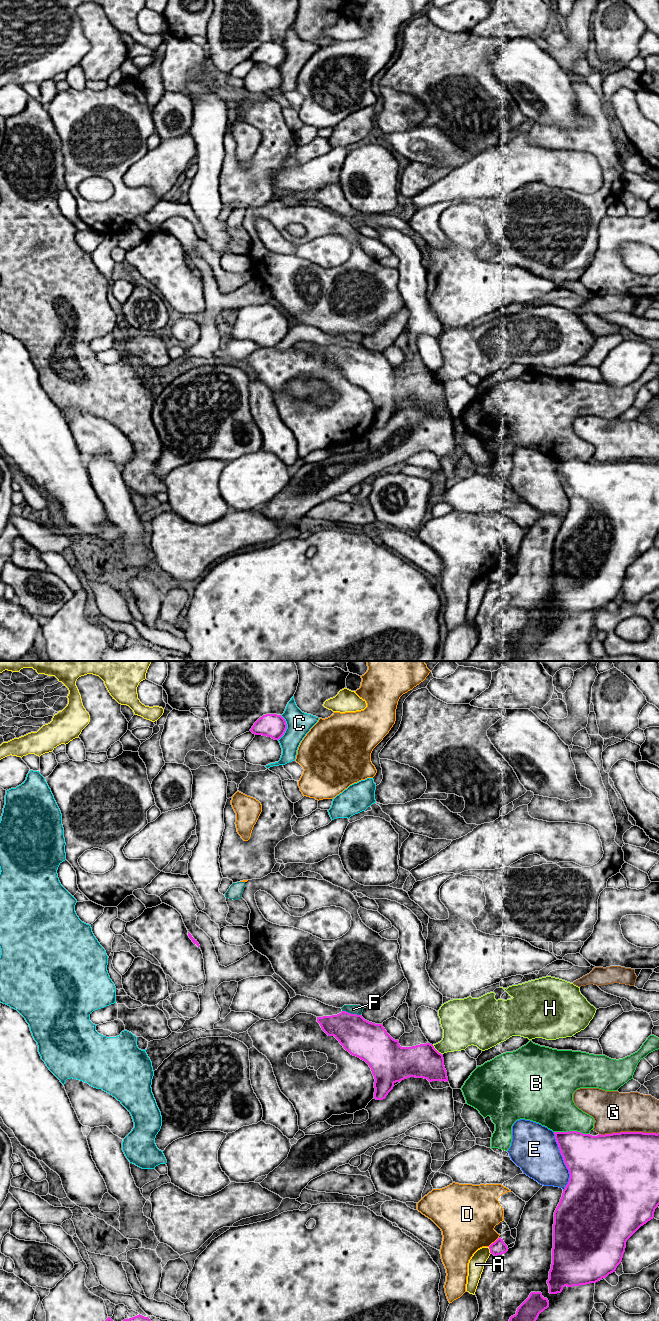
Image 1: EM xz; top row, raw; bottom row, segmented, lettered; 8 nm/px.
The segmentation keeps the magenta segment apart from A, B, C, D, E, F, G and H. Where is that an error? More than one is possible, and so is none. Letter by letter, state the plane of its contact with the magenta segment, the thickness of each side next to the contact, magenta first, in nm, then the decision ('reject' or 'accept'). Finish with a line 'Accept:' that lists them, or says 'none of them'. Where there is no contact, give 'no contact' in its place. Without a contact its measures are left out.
A: xz | 110/130 nm | reject
B: xz | 360/340 nm | reject
C: xz | 190/190 nm | reject
D: xz | 110/420 nm | reject
E: xz | 440/360 nm | reject
F: xz | 300/80 nm | reject
G: xz | 500/320 nm | reject
H: xz | 280/280 nm | reject
Accept: none of them

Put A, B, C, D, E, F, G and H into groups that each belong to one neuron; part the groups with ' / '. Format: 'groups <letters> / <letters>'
groups A / B / C / D F / E / G / H

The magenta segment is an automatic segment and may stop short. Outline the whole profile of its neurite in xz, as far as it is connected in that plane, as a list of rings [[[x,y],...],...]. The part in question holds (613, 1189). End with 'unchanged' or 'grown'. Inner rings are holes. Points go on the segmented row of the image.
[[[569,1131],[554,1132],[554,1134],[564,1163],[569,1170],[570,1178],[554,1212],[552,1264],[549,1271],[549,1279],[547,1280],[550,1294],[561,1293],[565,1286],[573,1287],[596,1283],[602,1278],[606,1278],[609,1274],[615,1272],[617,1266],[622,1261],[627,1240],[641,1226],[654,1218],[655,1209],[659,1205],[659,1133],[620,1132],[592,1136],[577,1131]]] | unchanged

